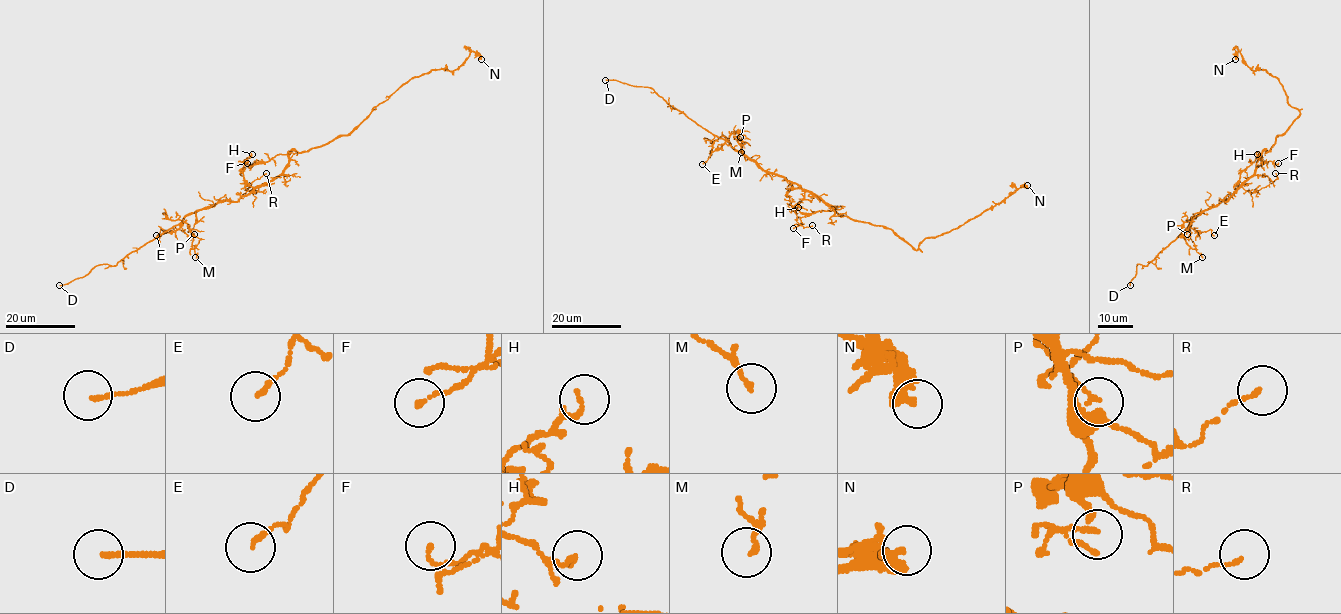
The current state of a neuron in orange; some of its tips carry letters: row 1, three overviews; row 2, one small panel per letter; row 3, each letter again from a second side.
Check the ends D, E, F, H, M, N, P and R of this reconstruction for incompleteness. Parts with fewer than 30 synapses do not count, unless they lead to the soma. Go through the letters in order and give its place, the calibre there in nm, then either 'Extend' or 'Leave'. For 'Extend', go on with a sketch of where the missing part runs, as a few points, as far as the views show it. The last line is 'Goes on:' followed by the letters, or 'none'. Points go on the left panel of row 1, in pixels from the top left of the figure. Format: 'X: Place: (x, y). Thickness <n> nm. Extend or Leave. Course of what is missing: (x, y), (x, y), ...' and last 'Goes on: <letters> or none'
D: Place: (59, 285). Thickness 140 nm. Extend. Course of what is missing: (59, 285), (51, 292), (49, 300)
E: Place: (156, 235). Thickness 130 nm. Leave
F: Place: (247, 163). Thickness 120 nm. Leave
H: Place: (252, 154). Thickness 140 nm. Leave
M: Place: (195, 257). Thickness 150 nm. Leave
N: Place: (481, 59). Thickness 360 nm. Leave
P: Place: (194, 234). Thickness 120 nm. Leave
R: Place: (266, 173). Thickness 90 nm. Leave
Goes on: D

